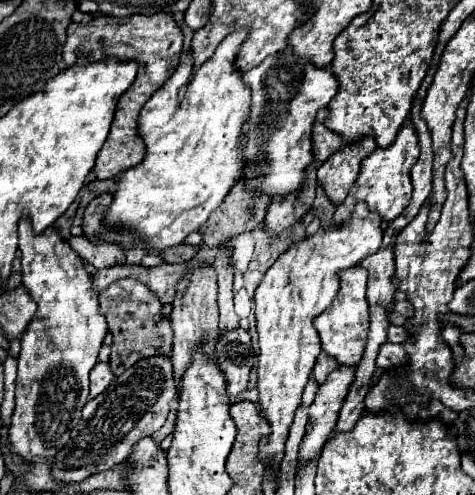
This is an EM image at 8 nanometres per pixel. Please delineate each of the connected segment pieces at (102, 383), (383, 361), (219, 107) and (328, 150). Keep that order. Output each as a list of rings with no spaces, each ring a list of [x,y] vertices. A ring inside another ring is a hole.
[[[98,362],[90,374],[90,398],[96,398],[100,392],[104,392],[112,380],[114,380],[114,374],[110,366],[106,362]]]
[[[386,342],[380,348],[376,364],[380,368],[386,368],[386,370],[398,368],[398,366],[406,366],[408,364],[408,354],[406,354],[406,350],[404,350],[402,344],[390,344],[390,342]]]
[[[244,30],[232,32],[194,76],[190,54],[184,56],[176,72],[154,92],[154,96],[142,108],[138,130],[146,144],[146,156],[138,166],[126,170],[118,178],[118,192],[114,194],[110,212],[104,220],[106,226],[124,226],[132,234],[140,236],[138,246],[126,250],[128,264],[140,264],[142,256],[150,252],[162,252],[170,246],[182,244],[190,232],[198,230],[208,220],[208,216],[222,204],[224,196],[240,178],[244,166],[240,154],[240,148],[244,148],[242,126],[248,122],[250,106],[250,90],[242,82],[242,74],[236,70],[236,66],[232,66],[236,54],[240,52],[240,42],[244,42]],[[182,88],[186,88],[184,98],[178,96]]]
[[[320,122],[314,124],[314,128],[312,128],[312,150],[314,150],[314,160],[316,162],[324,162],[342,144],[344,144],[344,138],[340,138],[340,134],[328,130]]]

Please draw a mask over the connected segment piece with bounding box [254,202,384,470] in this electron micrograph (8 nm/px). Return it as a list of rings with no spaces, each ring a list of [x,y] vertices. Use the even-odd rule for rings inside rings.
[[[358,202],[348,222],[324,224],[314,236],[300,240],[282,252],[254,292],[256,328],[260,334],[260,410],[272,426],[272,434],[260,442],[260,458],[272,462],[276,470],[282,460],[294,412],[300,406],[304,386],[312,374],[316,356],[320,354],[320,338],[312,320],[334,300],[340,286],[336,272],[358,266],[368,254],[378,250],[384,236],[380,224],[380,214],[368,210],[366,202]]]

